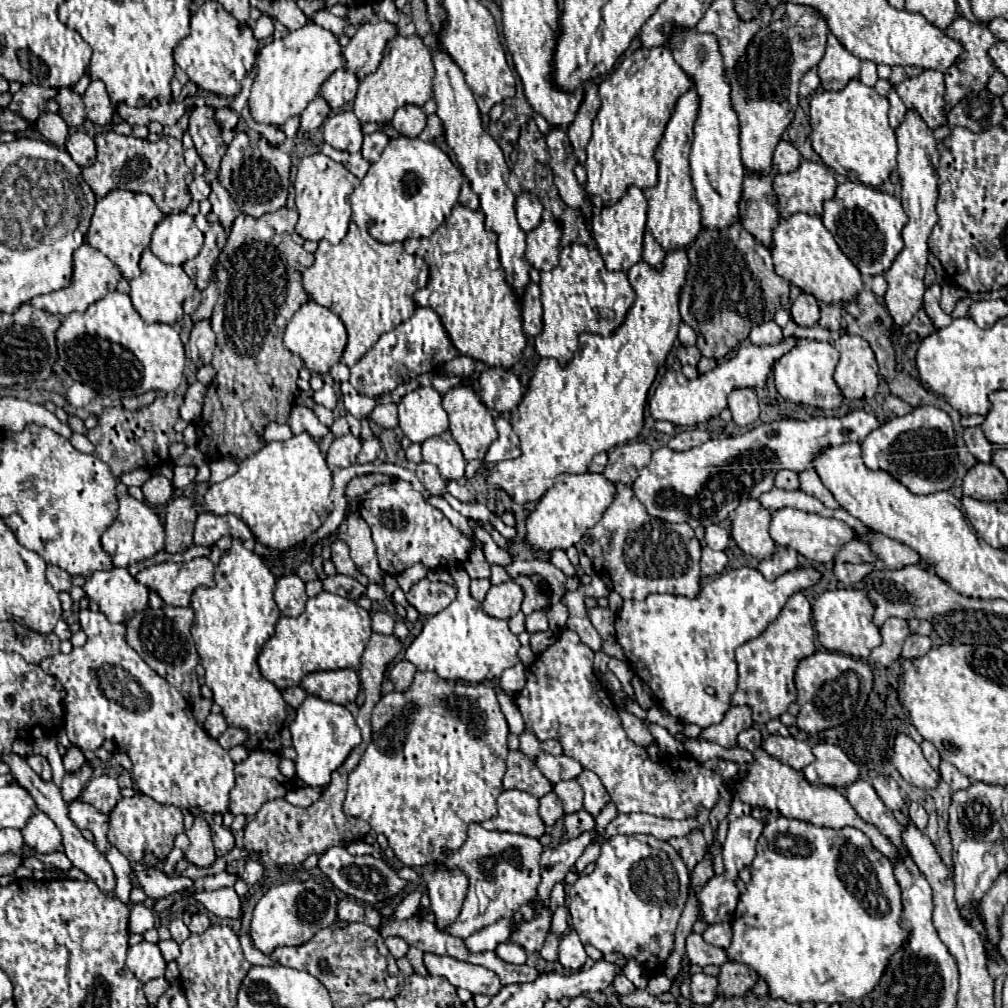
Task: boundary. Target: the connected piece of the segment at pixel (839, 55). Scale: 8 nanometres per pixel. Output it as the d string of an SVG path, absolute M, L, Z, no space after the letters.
M828 35L826 55L816 69L826 91L840 91L860 75L860 59L848 53L834 35Z

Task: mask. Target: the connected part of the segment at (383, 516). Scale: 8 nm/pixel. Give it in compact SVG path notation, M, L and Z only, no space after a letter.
M408 481L376 485L362 495L358 511L372 529L380 567L388 575L398 575L416 563L422 563L428 569L446 569L450 563L450 569L454 569L462 565L476 547L470 537L460 533L460 529L442 515L442 511L428 505L422 493L414 491Z

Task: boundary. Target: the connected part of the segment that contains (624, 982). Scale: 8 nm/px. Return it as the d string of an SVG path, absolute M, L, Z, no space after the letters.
M618 975L618 977L616 977L614 989L616 989L620 995L630 995L630 993L636 991L636 987L632 985L632 981L628 981L624 975Z

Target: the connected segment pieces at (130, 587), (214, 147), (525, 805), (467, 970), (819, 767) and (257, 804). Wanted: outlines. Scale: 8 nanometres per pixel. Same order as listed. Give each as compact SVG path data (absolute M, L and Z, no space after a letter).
M114 567L110 571L96 571L86 579L84 591L88 595L88 599L96 601L100 611L108 617L110 623L124 623L128 619L134 617L134 613L144 611L148 607L148 587L140 585L130 573L128 569L120 569Z
M208 105L196 107L190 113L190 127L188 133L194 141L198 155L202 157L206 169L218 171L220 159L226 153L226 145L220 137L220 127L214 121L214 109Z
M504 789L498 795L498 815L480 825L488 831L508 831L530 837L540 837L546 831L538 815L538 799L518 789Z
M426 953L424 955L424 965L428 969L430 975L438 975L448 979L454 987L462 987L468 989L470 993L484 993L488 997L494 997L502 985L500 979L496 977L496 973L480 967L480 965L472 965L448 955L434 955L434 953Z
M820 743L812 747L812 753L816 761L800 771L808 783L844 787L858 779L858 767L838 745Z
M252 751L242 763L236 765L234 773L236 773L236 785L230 793L230 813L232 815L256 815L256 811L266 803L266 801L272 801L272 799L278 799L278 797L284 797L288 793L288 789L292 787L290 785L290 779L286 779L280 769L278 769L278 763L280 763L280 757L274 755L274 753L268 753L268 751Z

